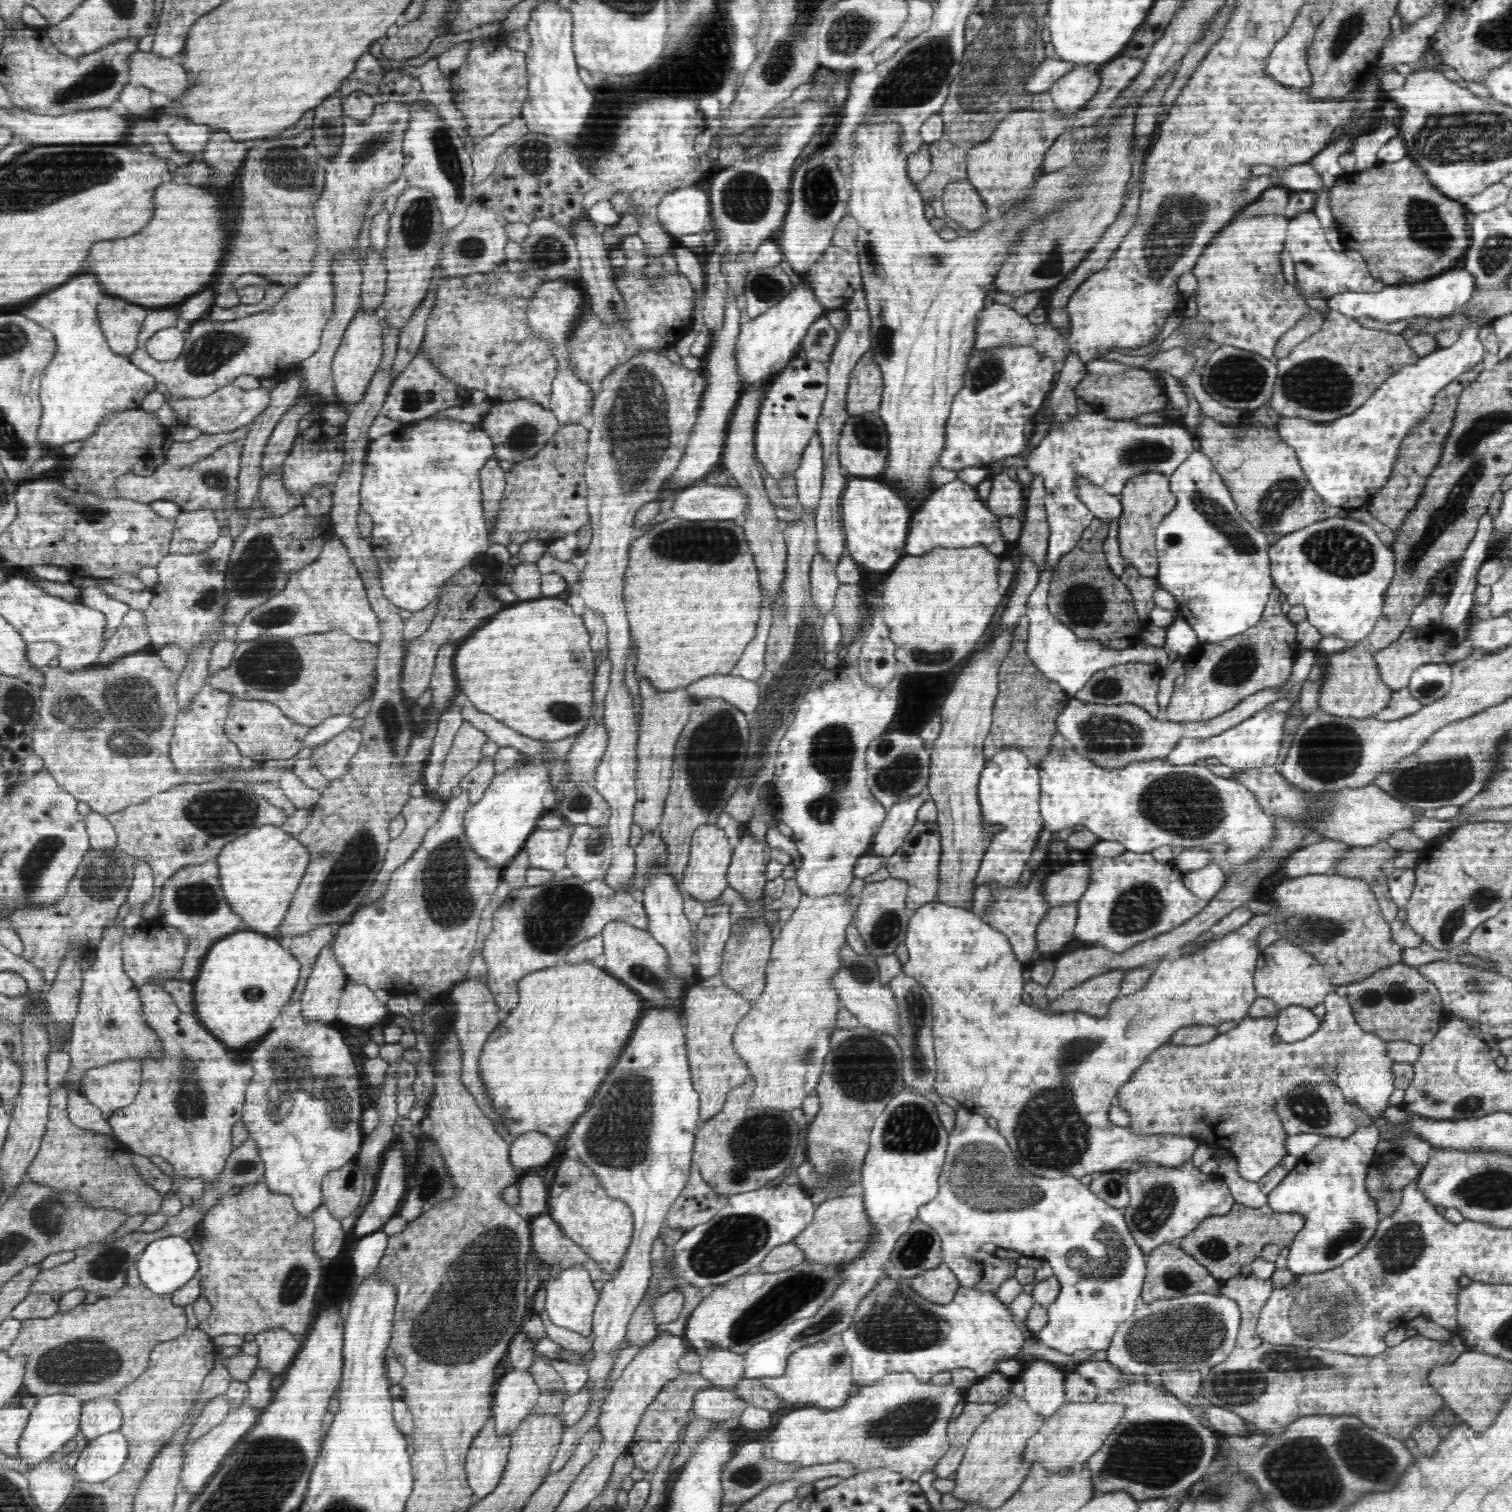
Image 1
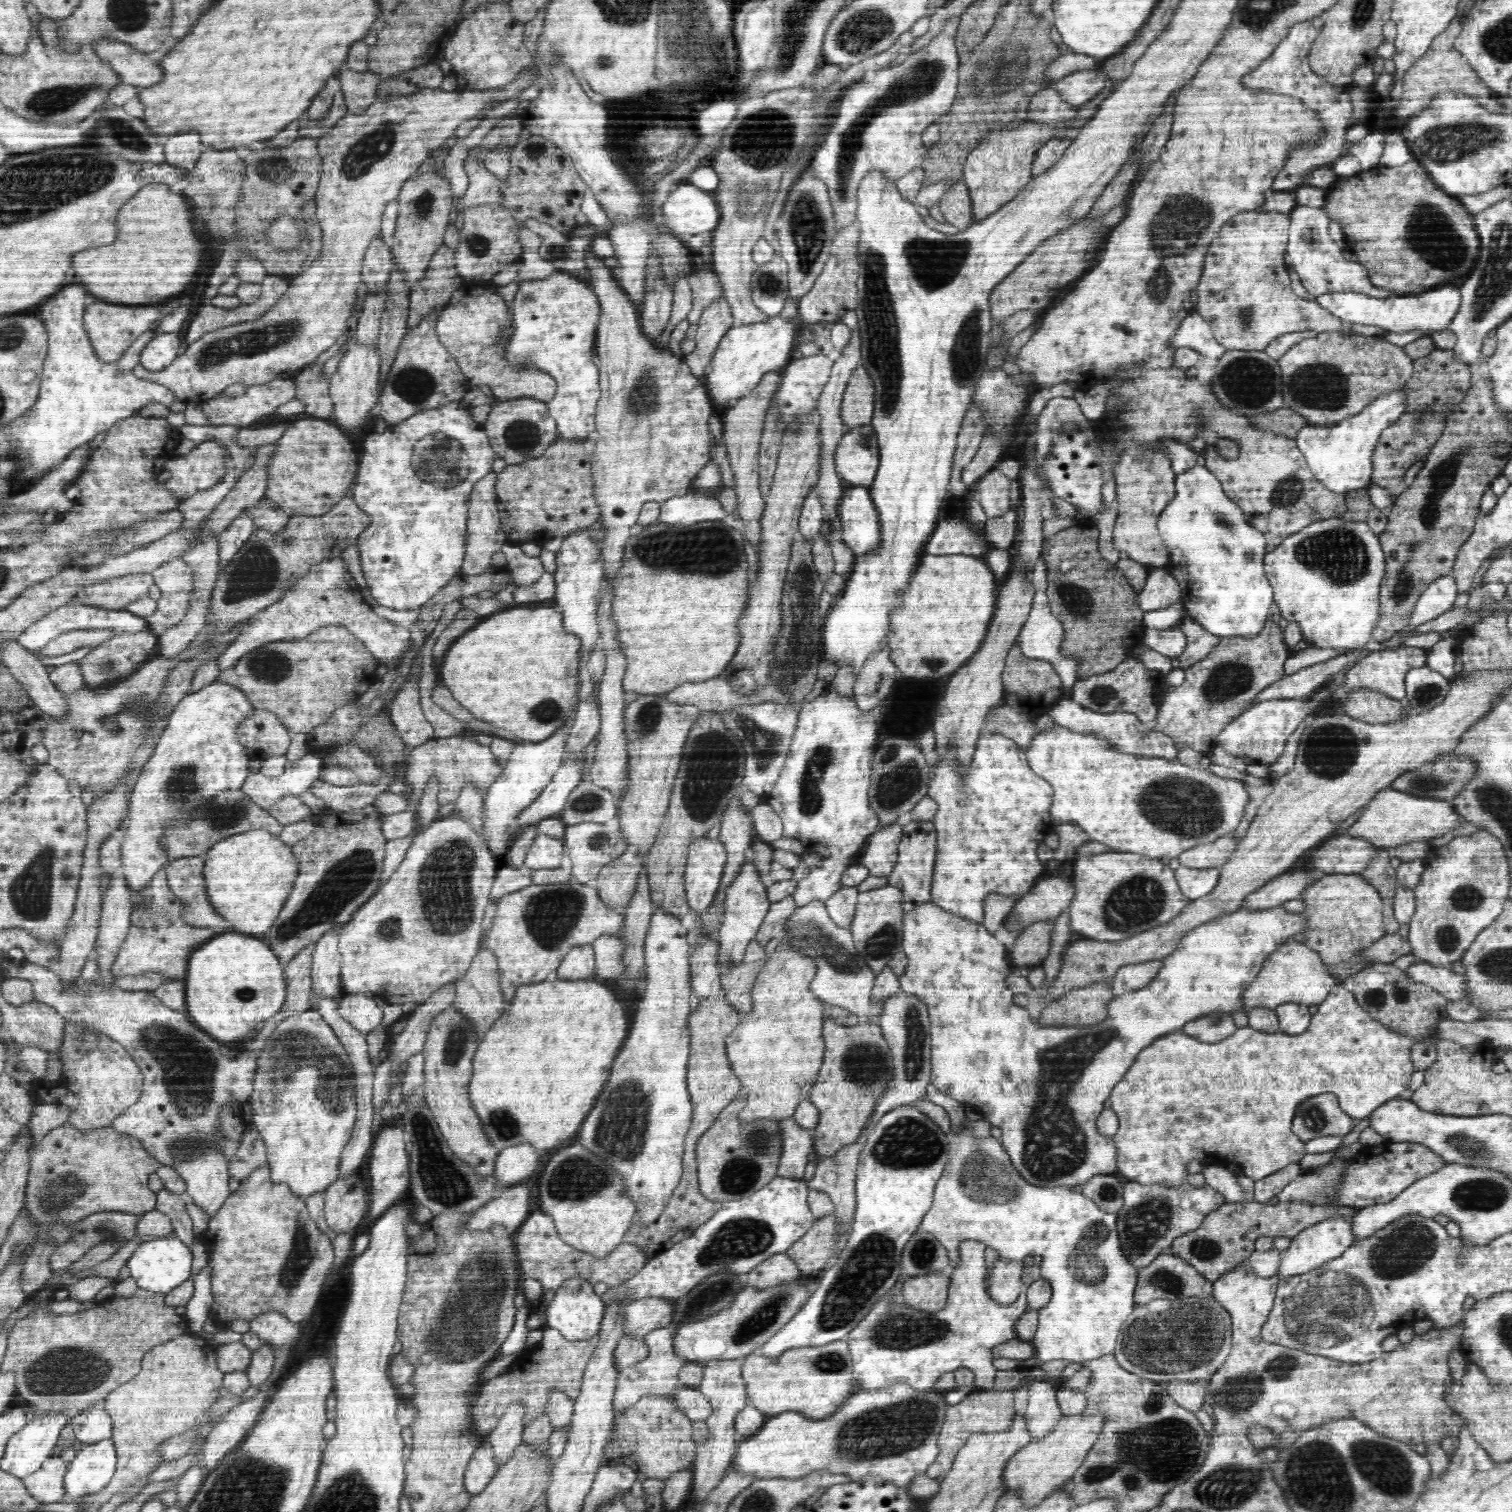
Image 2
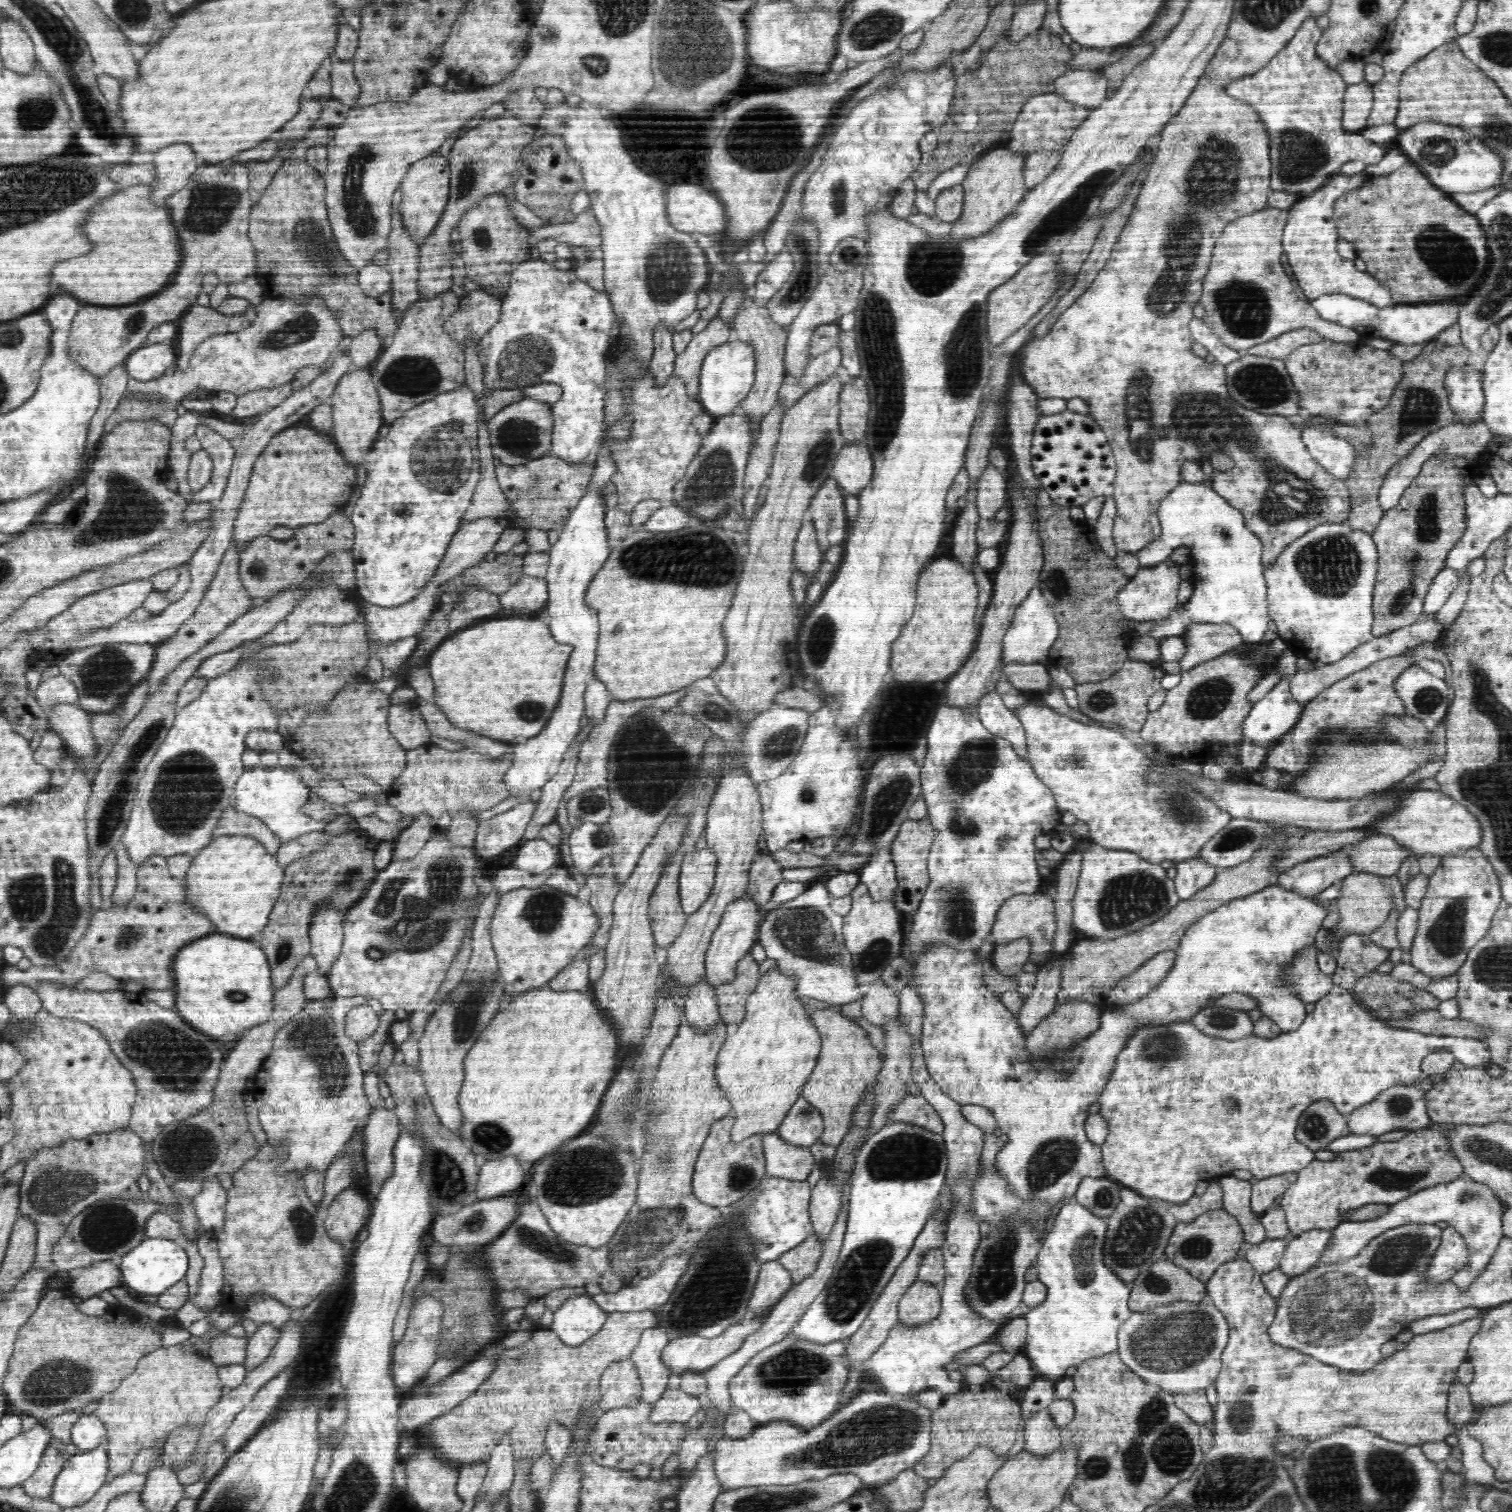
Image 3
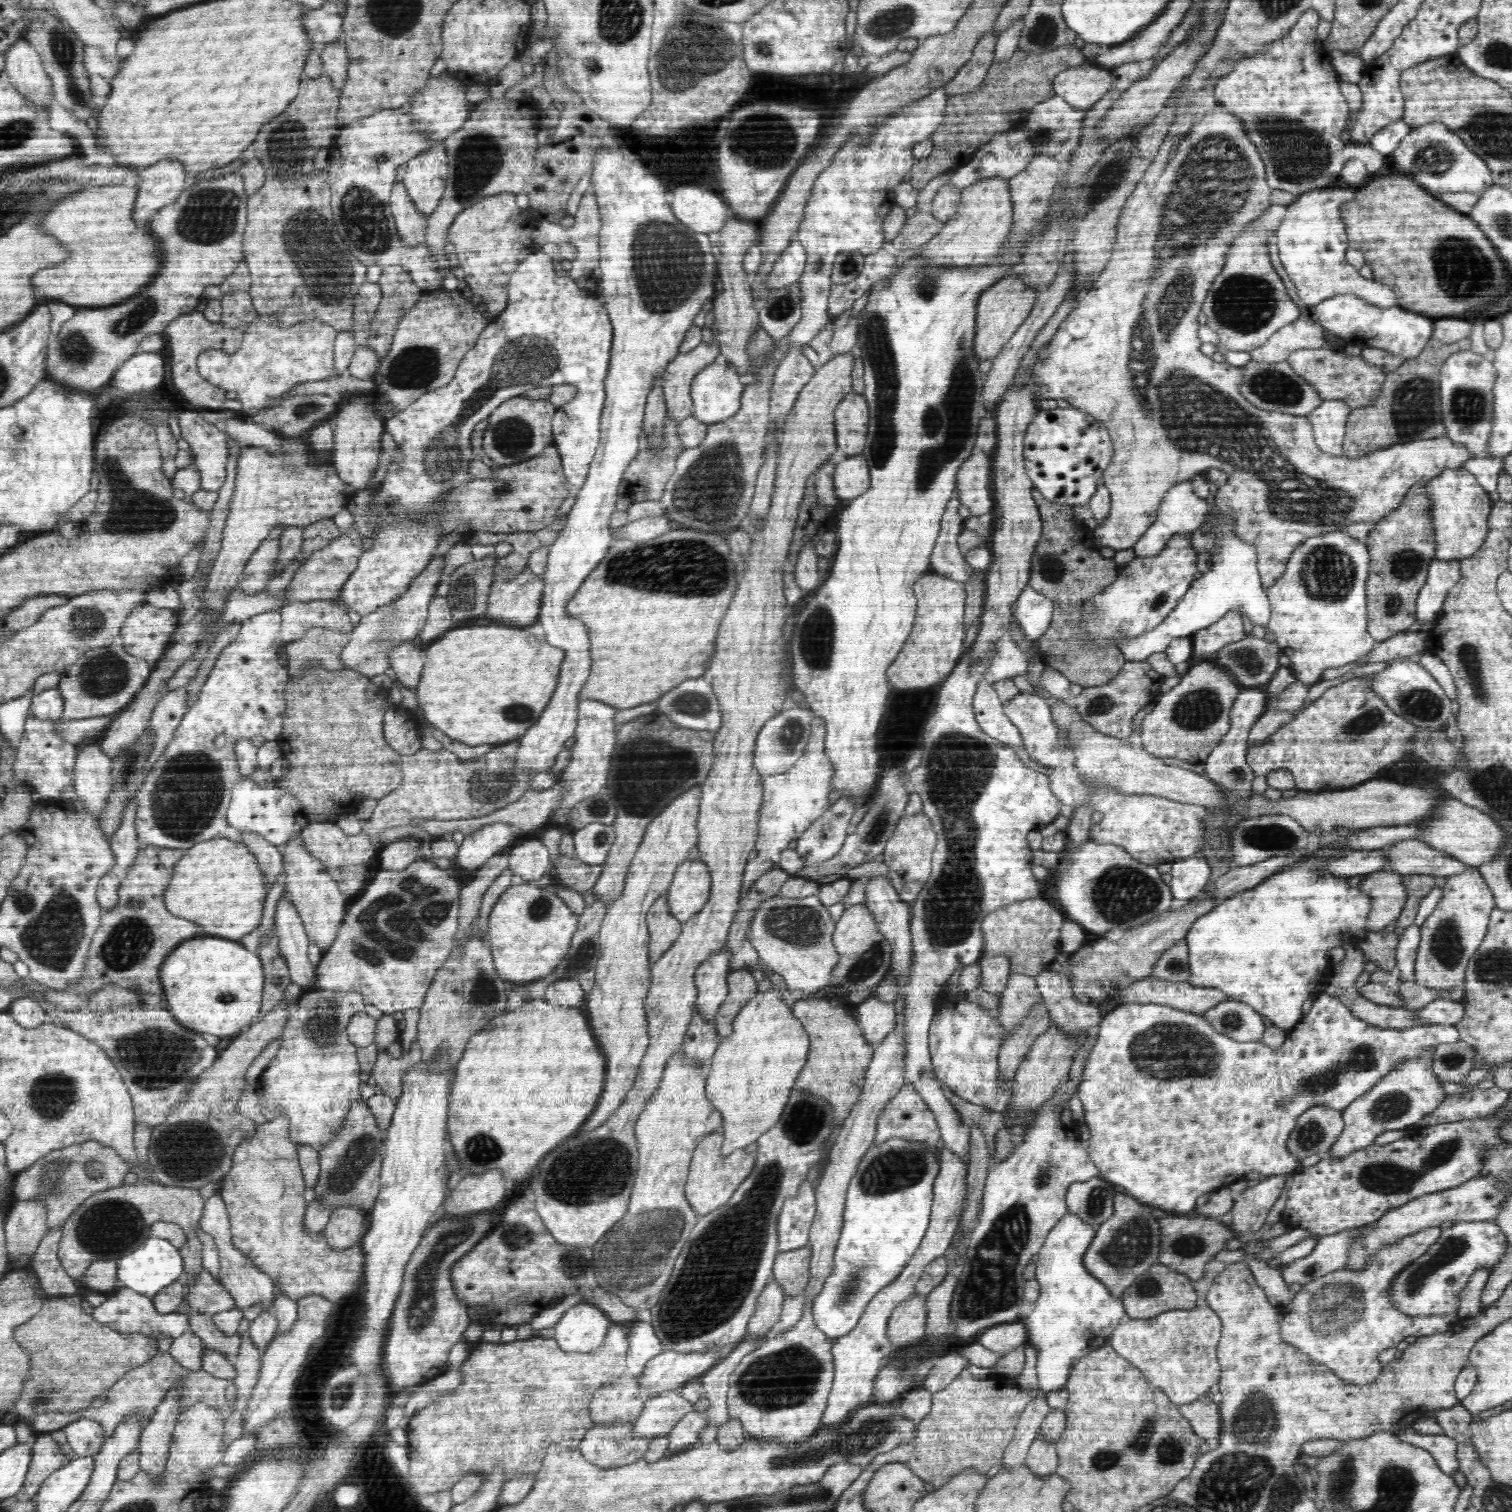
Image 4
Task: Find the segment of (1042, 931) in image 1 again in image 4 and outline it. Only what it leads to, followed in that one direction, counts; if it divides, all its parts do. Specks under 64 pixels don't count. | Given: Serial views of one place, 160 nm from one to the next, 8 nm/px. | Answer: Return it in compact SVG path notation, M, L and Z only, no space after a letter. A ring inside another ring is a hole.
M982 954L978 960L981 966L981 981L979 988L990 994L1001 993L1007 986L1011 972L1010 957L1006 954L990 956Z

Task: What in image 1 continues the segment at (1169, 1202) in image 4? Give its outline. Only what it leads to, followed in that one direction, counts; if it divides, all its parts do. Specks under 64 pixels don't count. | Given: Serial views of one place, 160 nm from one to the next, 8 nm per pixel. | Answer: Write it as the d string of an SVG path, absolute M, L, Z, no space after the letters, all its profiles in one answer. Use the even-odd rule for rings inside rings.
M1334 990L1328 992L1328 996L1325 996L1325 1015L1323 1020L1321 1020L1318 1030L1312 1034L1312 1036L1307 1036L1306 1039L1299 1040L1294 1043L1286 1043L1282 1039L1276 1037L1275 1030L1277 1029L1277 1016L1274 1018L1243 1018L1237 1025L1228 1032L1224 1034L1220 1033L1216 1035L1216 1038L1208 1041L1206 1044L1201 1044L1195 1047L1186 1046L1172 1046L1172 1043L1168 1042L1161 1047L1156 1048L1150 1056L1141 1064L1130 1077L1127 1083L1124 1083L1119 1091L1116 1093L1116 1100L1118 1104L1127 1109L1127 1112L1132 1116L1132 1123L1128 1123L1126 1128L1132 1129L1136 1133L1147 1133L1147 1134L1157 1134L1157 1133L1178 1133L1182 1135L1187 1135L1194 1137L1198 1143L1208 1145L1210 1149L1214 1150L1228 1150L1228 1153L1235 1158L1235 1162L1238 1166L1238 1175L1246 1183L1258 1183L1264 1176L1273 1170L1280 1162L1289 1156L1286 1152L1286 1140L1290 1135L1284 1130L1284 1127L1280 1124L1280 1119L1277 1118L1275 1112L1271 1110L1271 1106L1276 1100L1280 1100L1285 1093L1290 1092L1296 1088L1297 1085L1304 1085L1305 1083L1318 1083L1320 1081L1335 1081L1336 1084L1343 1091L1343 1095L1347 1099L1347 1103L1350 1105L1355 1105L1364 1110L1365 1114L1371 1118L1371 1122L1376 1124L1378 1128L1386 1126L1392 1126L1394 1123L1389 1123L1386 1119L1381 1119L1382 1113L1388 1108L1388 1098L1392 1096L1392 1091L1394 1087L1394 1073L1392 1073L1392 1066L1394 1066L1394 1059L1388 1058L1388 1051L1385 1050L1385 1041L1377 1037L1376 1035L1368 1034L1361 1030L1357 1026L1356 1022L1353 1020L1352 1007L1349 1006L1348 999L1342 990Z

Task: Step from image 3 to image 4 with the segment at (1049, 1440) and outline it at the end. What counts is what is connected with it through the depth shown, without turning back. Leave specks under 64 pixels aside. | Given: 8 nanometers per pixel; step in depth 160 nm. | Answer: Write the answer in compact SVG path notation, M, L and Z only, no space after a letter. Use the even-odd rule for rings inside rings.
M1037 1437L1032 1442L1023 1463L1035 1477L1043 1478L1055 1474L1059 1463L1055 1444Z

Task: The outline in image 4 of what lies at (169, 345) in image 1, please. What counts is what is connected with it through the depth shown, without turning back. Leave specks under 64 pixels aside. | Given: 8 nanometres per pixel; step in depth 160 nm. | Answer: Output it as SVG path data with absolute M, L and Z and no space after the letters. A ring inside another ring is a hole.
M137 352L132 355L110 380L117 396L157 390L162 383L166 362L160 352Z

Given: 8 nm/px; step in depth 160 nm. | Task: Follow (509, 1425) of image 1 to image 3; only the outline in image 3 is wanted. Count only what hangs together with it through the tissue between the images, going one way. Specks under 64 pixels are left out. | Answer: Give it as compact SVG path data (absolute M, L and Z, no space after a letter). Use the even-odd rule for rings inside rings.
M504 1438L494 1450L488 1460L488 1476L485 1476L483 1488L475 1500L494 1497L497 1499L502 1495L507 1495L508 1489L512 1486L514 1472L514 1456L510 1450L510 1438Z

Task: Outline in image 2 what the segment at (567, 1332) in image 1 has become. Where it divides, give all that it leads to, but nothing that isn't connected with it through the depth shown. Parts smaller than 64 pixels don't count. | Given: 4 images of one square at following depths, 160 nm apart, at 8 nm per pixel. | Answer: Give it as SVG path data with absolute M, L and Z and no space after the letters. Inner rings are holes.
M543 1326L543 1337L540 1342L529 1349L523 1349L512 1364L506 1376L498 1376L488 1380L484 1388L480 1388L480 1396L476 1396L476 1424L480 1424L480 1438L484 1440L496 1426L498 1420L504 1416L512 1402L524 1402L524 1427L536 1416L546 1414L546 1406L550 1389L558 1388L560 1392L567 1393L572 1400L576 1400L581 1387L581 1379L588 1366L588 1360L599 1342L598 1334L586 1340L568 1340L563 1333L555 1328ZM550 1384L550 1386L548 1386ZM504 1394L516 1398L502 1398ZM530 1396L530 1398L528 1398Z

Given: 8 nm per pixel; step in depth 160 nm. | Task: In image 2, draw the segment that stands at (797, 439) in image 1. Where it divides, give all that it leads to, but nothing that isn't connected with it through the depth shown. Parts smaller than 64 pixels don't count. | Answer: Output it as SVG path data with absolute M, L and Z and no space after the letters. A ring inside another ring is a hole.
M814 355L793 359L781 370L781 380L778 390L774 394L773 402L778 404L785 424L782 435L788 429L795 431L799 427L799 422L802 421L799 418L802 417L806 420L808 414L817 408L819 396L829 381L834 363L835 355Z

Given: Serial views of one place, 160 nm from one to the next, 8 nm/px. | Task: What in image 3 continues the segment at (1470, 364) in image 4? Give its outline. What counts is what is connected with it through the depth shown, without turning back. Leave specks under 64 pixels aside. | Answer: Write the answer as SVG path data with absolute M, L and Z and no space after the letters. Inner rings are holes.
M1471 367L1454 368L1446 376L1446 389L1456 416L1455 422L1474 426L1482 420L1485 396L1481 390L1483 373Z

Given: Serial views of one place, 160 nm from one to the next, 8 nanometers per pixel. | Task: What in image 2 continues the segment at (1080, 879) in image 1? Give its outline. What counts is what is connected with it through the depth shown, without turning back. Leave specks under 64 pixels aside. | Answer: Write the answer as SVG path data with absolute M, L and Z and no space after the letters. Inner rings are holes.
M1046 877L1036 881L1029 893L1014 901L1012 911L1020 916L1020 923L1030 926L1040 920L1050 920L1068 909L1074 898L1072 877Z

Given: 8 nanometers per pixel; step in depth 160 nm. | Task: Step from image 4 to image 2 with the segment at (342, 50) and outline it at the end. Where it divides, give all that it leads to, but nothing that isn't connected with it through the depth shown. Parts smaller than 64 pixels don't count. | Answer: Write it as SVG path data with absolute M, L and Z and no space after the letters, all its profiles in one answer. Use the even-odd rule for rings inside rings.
M344 68L334 77L339 81L339 90L344 95L348 113L360 114L377 100L376 92L380 84L377 74Z

